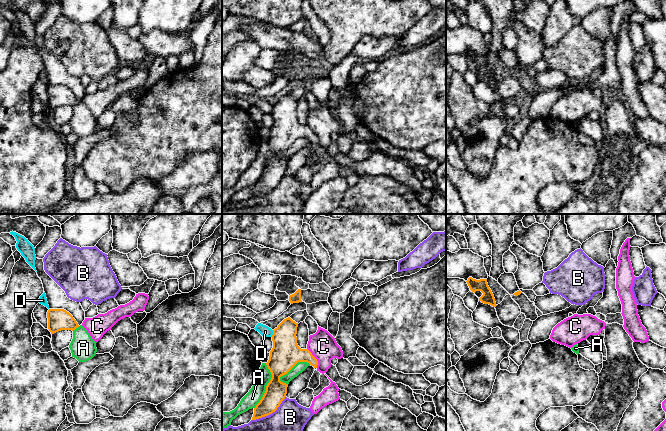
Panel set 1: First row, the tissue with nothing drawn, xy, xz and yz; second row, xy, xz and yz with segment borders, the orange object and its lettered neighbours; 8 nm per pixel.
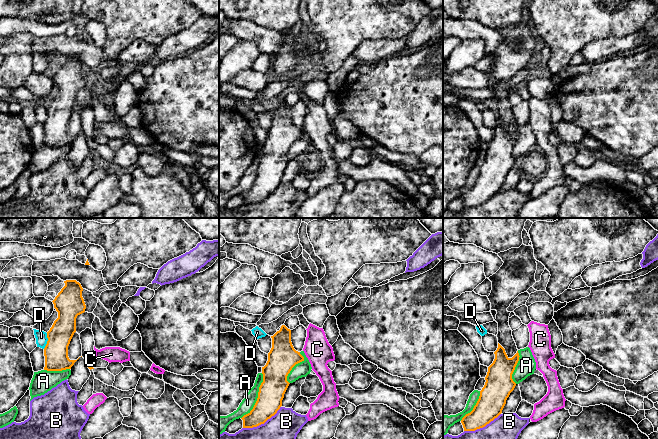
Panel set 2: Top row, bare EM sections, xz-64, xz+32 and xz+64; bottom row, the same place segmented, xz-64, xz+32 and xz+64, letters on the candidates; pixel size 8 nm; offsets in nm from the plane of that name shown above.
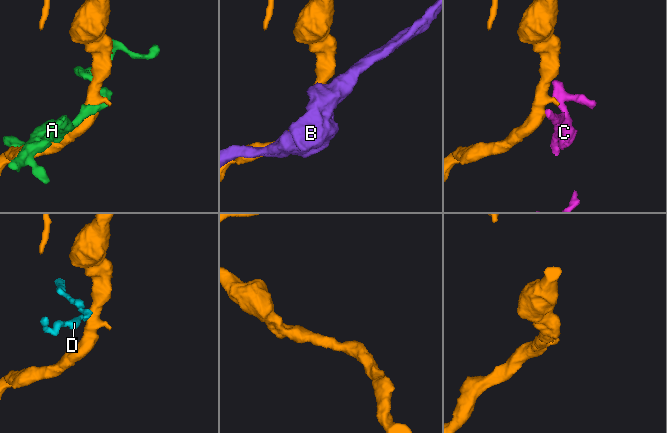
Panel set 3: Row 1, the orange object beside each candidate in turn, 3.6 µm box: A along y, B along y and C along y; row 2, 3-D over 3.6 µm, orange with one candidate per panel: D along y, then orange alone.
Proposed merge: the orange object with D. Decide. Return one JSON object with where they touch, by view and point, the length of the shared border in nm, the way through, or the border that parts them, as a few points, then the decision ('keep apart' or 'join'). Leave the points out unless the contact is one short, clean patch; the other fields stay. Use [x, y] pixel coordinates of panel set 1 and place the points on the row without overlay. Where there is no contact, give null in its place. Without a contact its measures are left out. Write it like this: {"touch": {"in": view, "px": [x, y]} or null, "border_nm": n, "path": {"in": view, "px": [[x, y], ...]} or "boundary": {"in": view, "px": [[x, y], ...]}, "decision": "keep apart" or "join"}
{"touch": {"in": "xz", "px": [273, 109]}, "border_nm": 60, "boundary": {"in": "xz", "px": [[273, 106], [271, 112]]}, "decision": "keep apart"}

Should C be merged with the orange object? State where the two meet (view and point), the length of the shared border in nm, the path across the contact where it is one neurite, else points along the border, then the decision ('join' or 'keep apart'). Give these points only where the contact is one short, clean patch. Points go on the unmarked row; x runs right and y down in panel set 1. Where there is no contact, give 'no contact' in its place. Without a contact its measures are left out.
meets orange in xz at (315, 134); contact 180 nm long; border along xz (307, 124), (316, 135), (317, 143); keep apart

